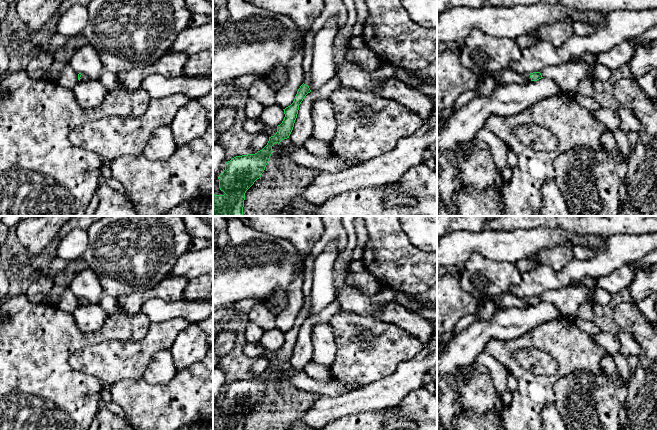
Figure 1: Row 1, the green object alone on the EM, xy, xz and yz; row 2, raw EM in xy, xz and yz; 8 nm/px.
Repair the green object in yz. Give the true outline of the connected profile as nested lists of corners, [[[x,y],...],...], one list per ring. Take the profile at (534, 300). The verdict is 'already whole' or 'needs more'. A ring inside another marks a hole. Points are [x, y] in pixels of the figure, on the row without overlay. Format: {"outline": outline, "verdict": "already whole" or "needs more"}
{"outline": [[[504,293],[504,294],[502,294],[502,295],[500,295],[500,296],[496,296],[496,297],[480,297],[480,298],[478,299],[479,309],[478,309],[477,313],[476,313],[476,315],[478,315],[480,308],[481,308],[485,303],[487,303],[488,301],[493,302],[494,304],[496,304],[497,306],[499,306],[499,307],[501,307],[501,308],[511,308],[511,307],[524,308],[524,307],[528,307],[528,306],[530,306],[530,305],[537,305],[537,304],[543,302],[540,296],[533,296],[533,297],[530,297],[530,298],[528,298],[528,297],[519,298],[519,297],[517,297],[517,296],[515,296],[515,295],[511,294],[511,293]]], "verdict": "needs more"}

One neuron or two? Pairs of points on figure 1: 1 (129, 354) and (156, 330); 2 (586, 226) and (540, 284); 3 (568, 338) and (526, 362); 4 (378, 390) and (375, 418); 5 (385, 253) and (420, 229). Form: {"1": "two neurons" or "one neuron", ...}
{"1": "one neuron", "2": "two neurons", "3": "two neurons", "4": "two neurons", "5": "two neurons"}

